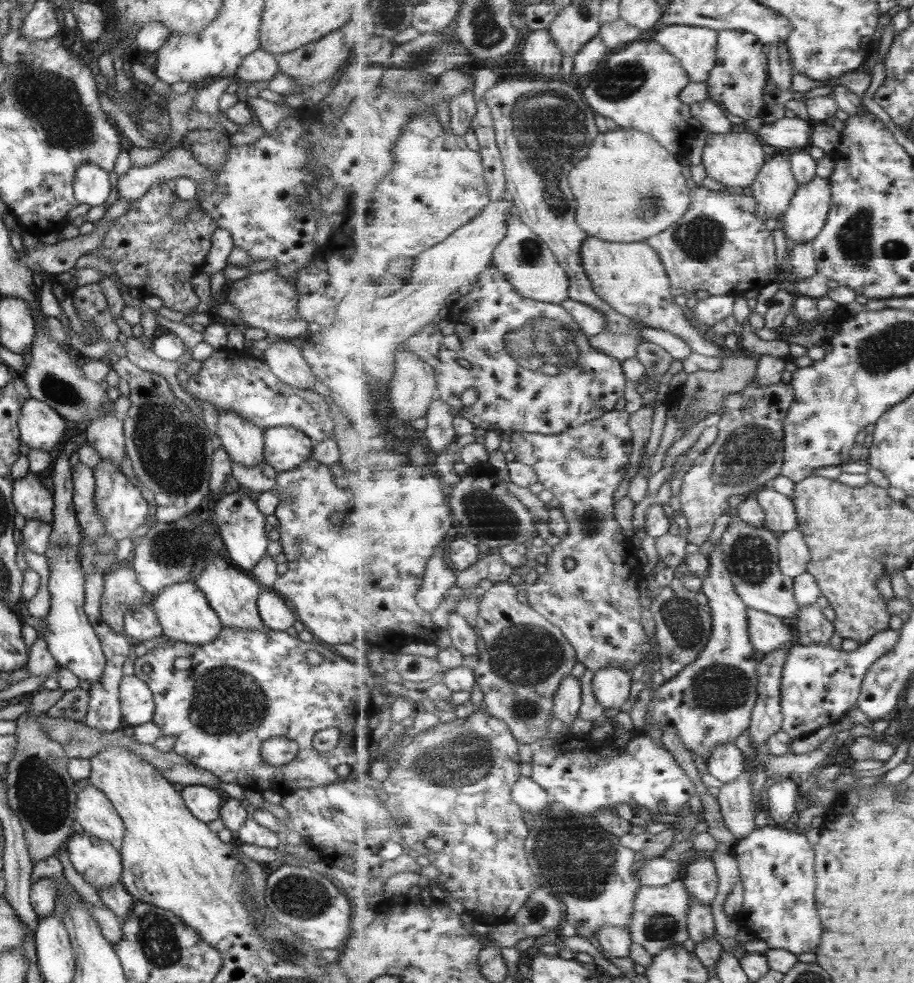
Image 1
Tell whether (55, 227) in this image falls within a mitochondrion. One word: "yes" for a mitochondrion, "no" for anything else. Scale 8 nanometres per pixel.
no

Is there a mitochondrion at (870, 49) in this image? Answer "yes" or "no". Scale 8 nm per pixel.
no

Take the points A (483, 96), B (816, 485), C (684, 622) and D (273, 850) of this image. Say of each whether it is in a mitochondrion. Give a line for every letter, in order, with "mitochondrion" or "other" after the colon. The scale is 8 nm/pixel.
A: other
B: other
C: mitochondrion
D: other

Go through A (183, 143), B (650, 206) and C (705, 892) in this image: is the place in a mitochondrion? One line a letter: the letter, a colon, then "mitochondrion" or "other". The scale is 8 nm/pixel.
A: other
B: mitochondrion
C: other

